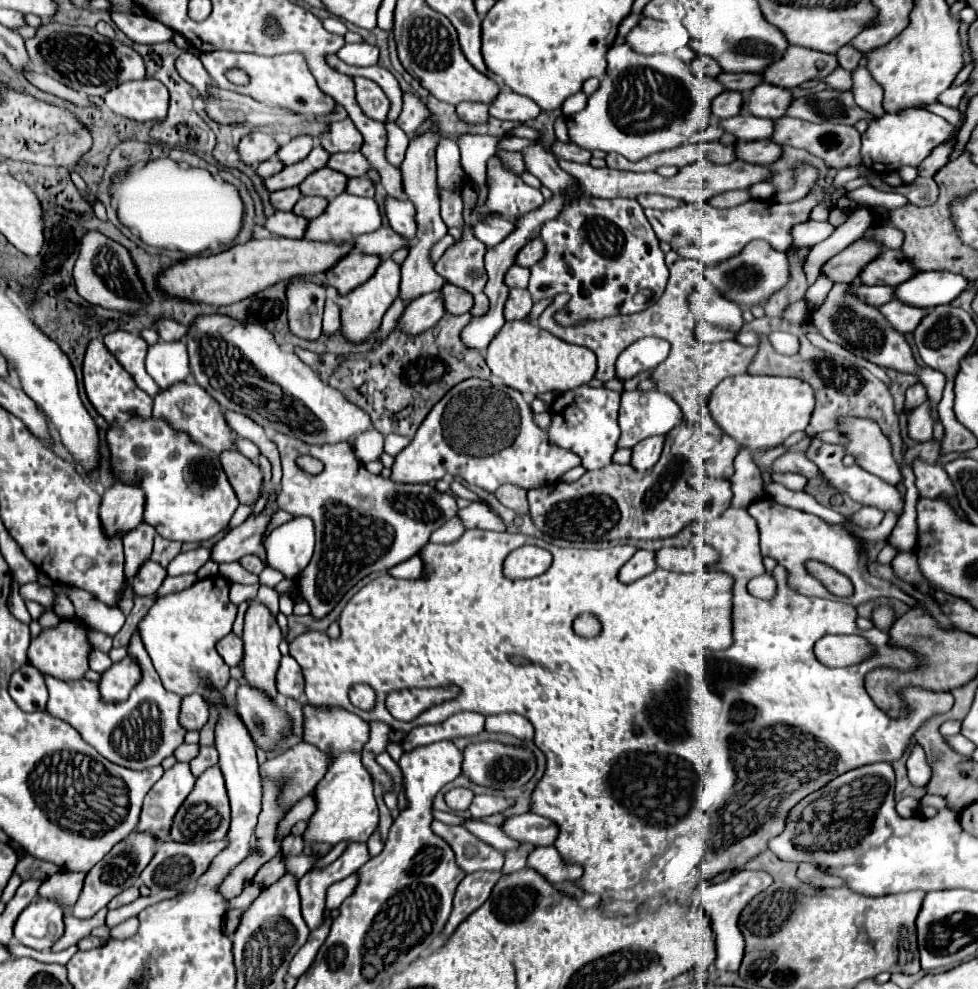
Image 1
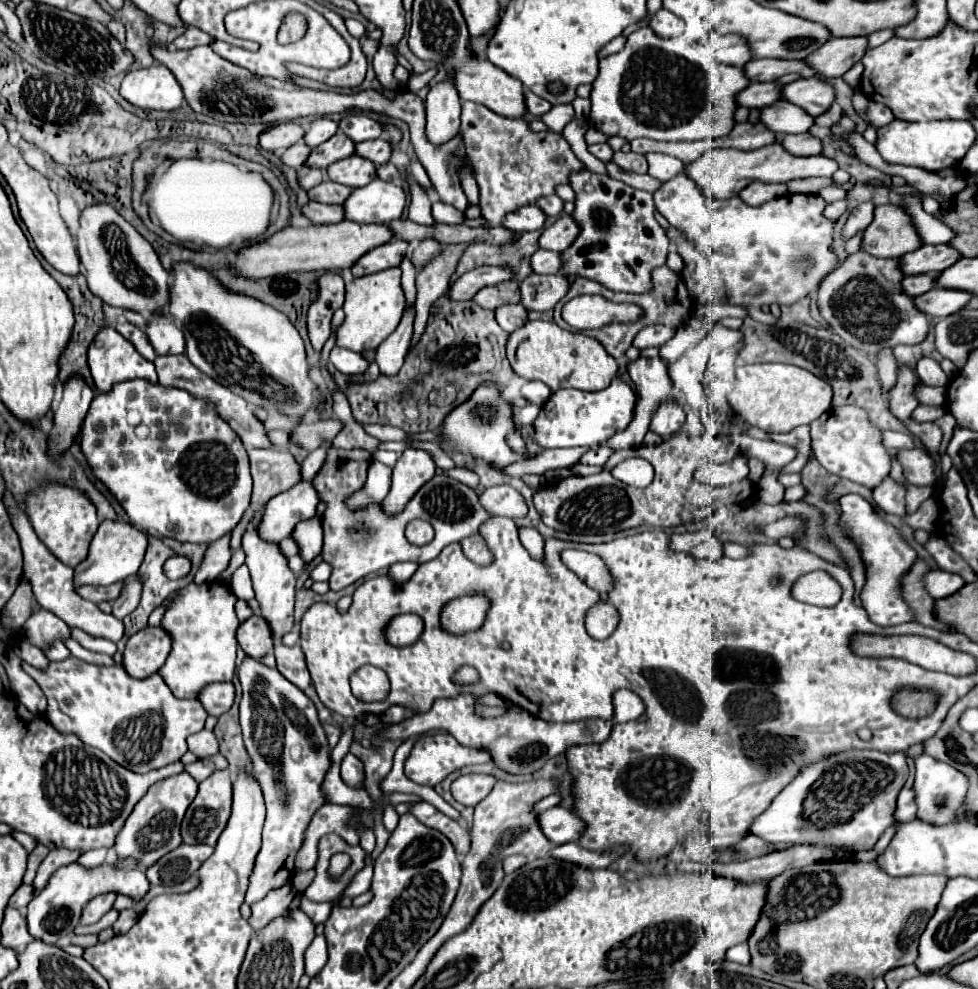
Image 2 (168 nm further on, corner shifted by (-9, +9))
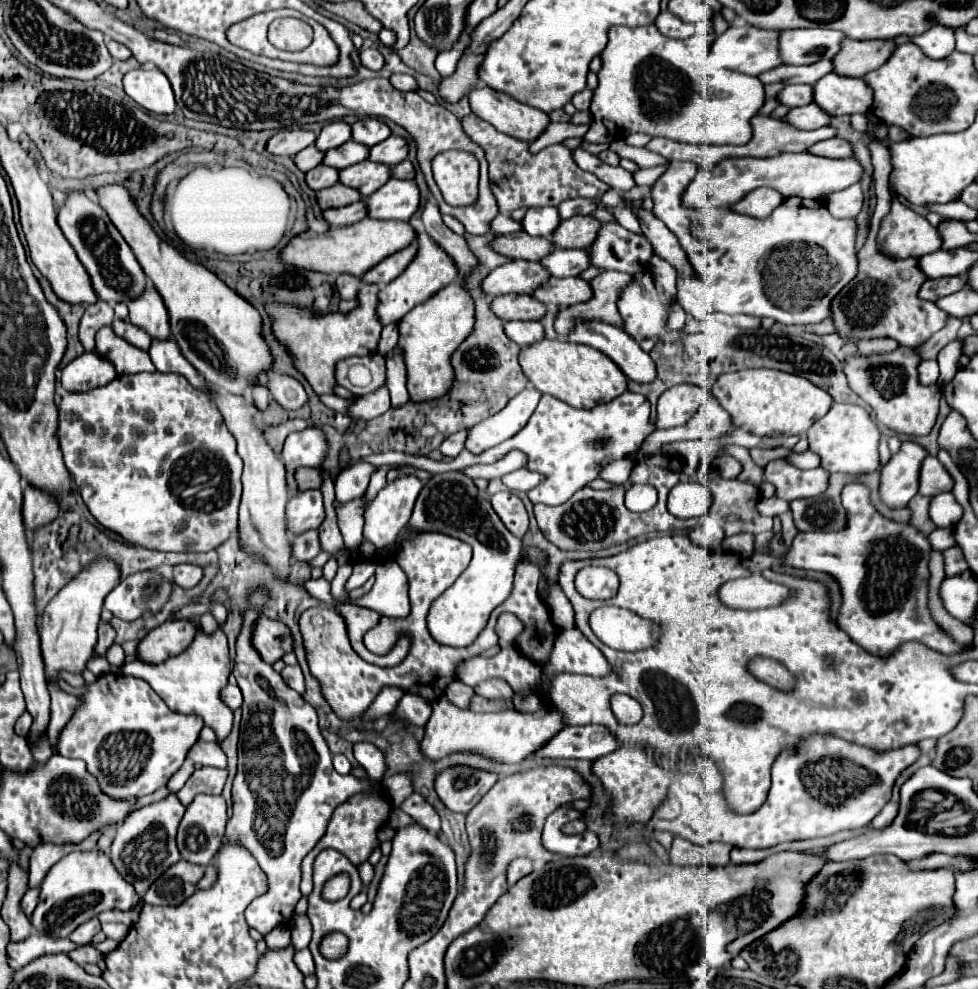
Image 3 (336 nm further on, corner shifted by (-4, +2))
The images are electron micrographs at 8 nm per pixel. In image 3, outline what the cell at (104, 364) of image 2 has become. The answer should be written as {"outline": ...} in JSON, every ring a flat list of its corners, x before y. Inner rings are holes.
{"outline":[[110,326,102,327,95,337,96,348,100,356,110,358,118,368,118,374,134,374,134,372,154,372,154,364,148,352,138,350,124,338,116,336]]}

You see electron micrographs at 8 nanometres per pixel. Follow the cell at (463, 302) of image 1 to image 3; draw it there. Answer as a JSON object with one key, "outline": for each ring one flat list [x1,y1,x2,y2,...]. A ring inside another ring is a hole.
{"outline":[[506,294,492,300,494,314,508,320,542,320,548,312,546,304,528,294]]}

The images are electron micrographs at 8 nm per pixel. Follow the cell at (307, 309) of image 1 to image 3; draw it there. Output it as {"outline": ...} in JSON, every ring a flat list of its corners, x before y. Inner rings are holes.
{"outline":[[342,274,342,276,336,280,336,288,338,288,338,292,340,292,340,296,342,296,344,300,356,298,356,296,358,296,358,288,360,288,360,278,350,276,350,274]]}

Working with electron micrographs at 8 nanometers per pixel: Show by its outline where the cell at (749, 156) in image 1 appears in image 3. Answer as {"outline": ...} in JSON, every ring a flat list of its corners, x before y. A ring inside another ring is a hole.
{"outline":[[830,138,826,142,818,142,818,146,810,148,810,154,826,156,826,158,850,158,852,156,852,146,850,142,842,138]]}

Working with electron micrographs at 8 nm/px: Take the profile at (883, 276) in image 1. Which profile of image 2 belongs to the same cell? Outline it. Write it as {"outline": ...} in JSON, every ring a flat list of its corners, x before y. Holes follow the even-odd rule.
{"outline":[[921,245,919,249,905,253,899,259,899,267,903,275,937,275,959,257,959,251,951,251,947,245]]}

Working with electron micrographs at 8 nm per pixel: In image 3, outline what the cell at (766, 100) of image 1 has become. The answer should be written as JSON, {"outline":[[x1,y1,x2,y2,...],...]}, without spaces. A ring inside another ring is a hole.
{"outline":[[832,72,814,86,814,102,824,106,830,116,866,114,872,106,872,88,864,78,846,78]]}

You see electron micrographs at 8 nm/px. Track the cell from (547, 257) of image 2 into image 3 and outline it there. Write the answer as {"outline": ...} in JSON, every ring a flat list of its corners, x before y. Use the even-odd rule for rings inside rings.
{"outline":[[558,248,558,250,554,250,554,254,550,254,550,258,542,260,542,264,556,278,578,276,590,266,590,252,586,248,578,248,578,250]]}

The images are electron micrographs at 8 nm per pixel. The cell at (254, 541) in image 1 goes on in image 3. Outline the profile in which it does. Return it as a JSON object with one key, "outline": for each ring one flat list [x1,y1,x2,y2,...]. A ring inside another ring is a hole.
{"outline":[[306,490,292,496,286,504,286,518,288,518,288,530,296,536,306,530,318,528,326,514,322,504,322,492,320,490]]}

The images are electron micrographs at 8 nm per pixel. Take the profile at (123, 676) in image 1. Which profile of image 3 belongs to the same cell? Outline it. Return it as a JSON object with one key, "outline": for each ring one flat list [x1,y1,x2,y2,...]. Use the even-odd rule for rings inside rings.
{"outline":[[166,620,158,628,150,630,150,634,138,646,138,658,146,662,162,662,174,654,180,654,188,648,198,632,198,622,194,620]]}

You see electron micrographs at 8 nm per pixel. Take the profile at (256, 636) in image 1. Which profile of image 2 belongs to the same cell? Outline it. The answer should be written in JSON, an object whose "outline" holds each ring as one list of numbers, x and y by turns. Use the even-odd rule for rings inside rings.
{"outline":[[261,511,257,513,253,527,243,535,243,549,245,549,245,565,251,571,253,579,253,591,255,599,259,603,259,615,267,619,267,625,271,629,271,635,275,641,281,641,283,635,287,635,293,629,293,601,295,601,295,575,287,567,287,559,281,555,279,547,273,543,263,543,259,535,255,533,255,527,259,523]]}

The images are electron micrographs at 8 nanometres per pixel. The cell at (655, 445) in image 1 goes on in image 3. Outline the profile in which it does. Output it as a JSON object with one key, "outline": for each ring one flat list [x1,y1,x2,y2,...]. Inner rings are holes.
{"outline":[[678,384,666,390,658,400,658,420,656,428,682,426,698,412,706,402,708,394,704,388,694,384]]}

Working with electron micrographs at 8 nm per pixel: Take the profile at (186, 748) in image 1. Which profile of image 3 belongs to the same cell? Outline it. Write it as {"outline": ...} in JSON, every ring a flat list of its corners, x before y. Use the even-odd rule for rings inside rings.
{"outline":[[198,740,198,742,190,748,188,758,194,760,196,764,202,764,202,766,214,766,214,768,226,768,226,766,228,766,226,754,222,752,222,748,220,748,216,742]]}

